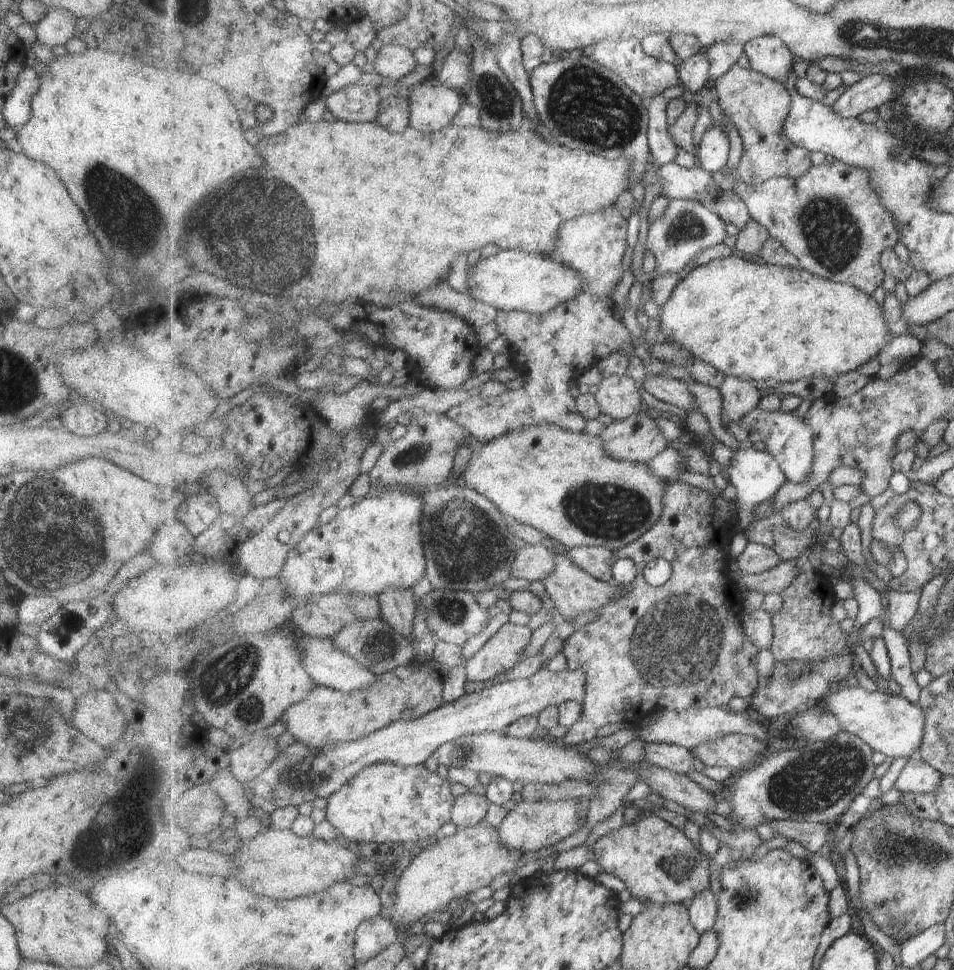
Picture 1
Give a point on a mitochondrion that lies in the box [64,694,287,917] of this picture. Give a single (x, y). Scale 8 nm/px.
(139, 794)

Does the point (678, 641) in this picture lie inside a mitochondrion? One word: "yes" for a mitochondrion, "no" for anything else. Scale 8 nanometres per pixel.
yes

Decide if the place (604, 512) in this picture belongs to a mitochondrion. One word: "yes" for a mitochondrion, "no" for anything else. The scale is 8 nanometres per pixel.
yes

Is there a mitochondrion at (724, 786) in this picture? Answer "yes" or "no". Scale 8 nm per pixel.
no

